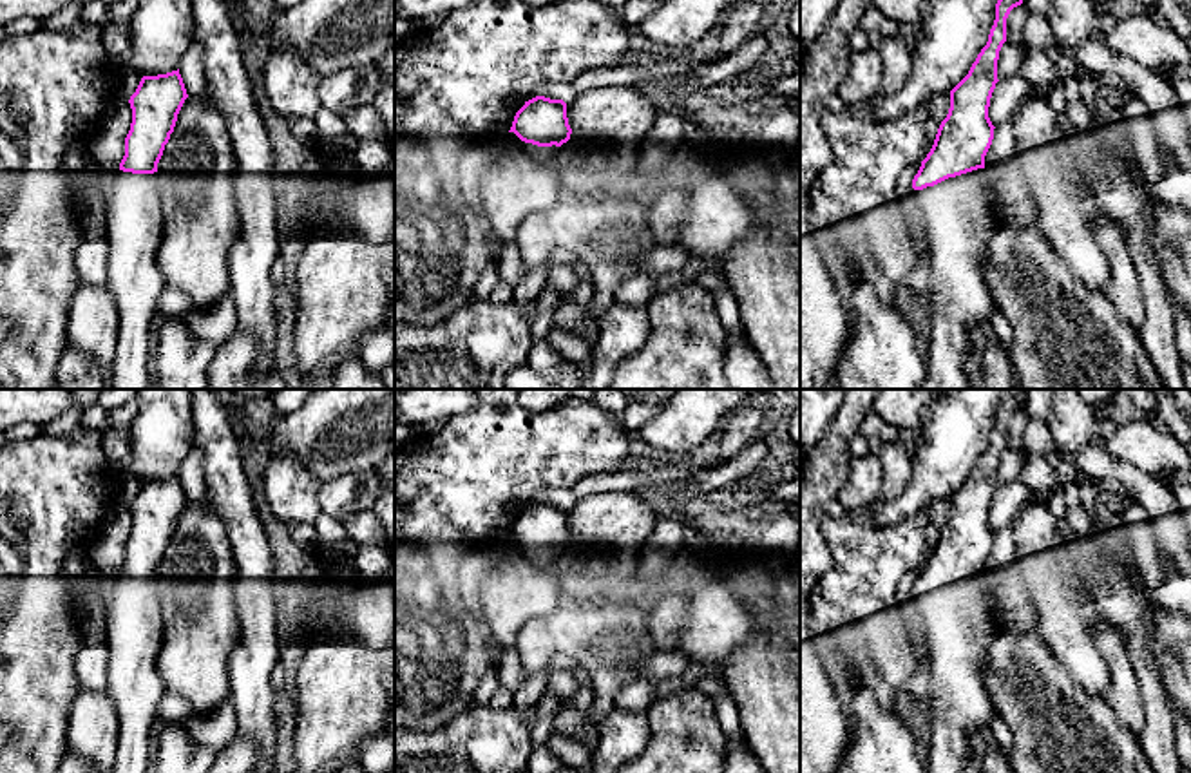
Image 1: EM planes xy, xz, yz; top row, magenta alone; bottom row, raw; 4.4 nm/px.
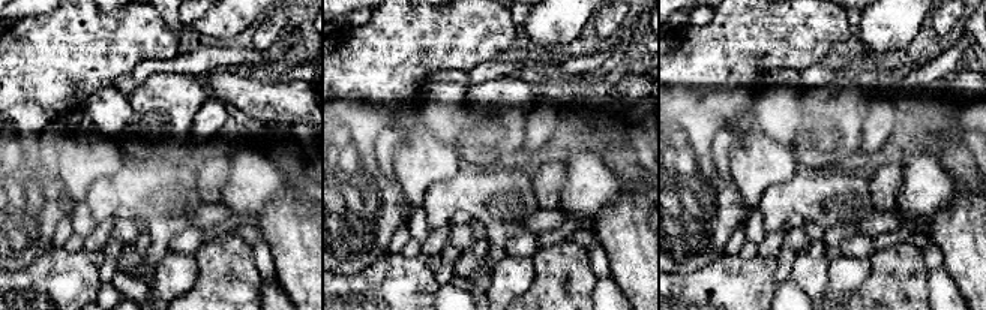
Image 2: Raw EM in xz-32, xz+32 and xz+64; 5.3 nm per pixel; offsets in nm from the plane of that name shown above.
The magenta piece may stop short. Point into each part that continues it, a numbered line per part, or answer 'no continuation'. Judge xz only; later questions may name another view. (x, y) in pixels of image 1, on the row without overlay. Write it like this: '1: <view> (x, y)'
1: xz (545, 562)

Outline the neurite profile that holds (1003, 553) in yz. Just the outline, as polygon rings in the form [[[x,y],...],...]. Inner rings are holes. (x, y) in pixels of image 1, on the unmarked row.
[[[1012,521],[994,534],[992,550],[985,561],[985,581],[999,623],[1010,634],[1037,630],[1035,608],[1026,585],[1014,563]]]

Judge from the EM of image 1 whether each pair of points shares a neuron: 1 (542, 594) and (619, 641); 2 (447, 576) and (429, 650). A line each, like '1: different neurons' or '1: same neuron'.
1: different neurons
2: same neuron

